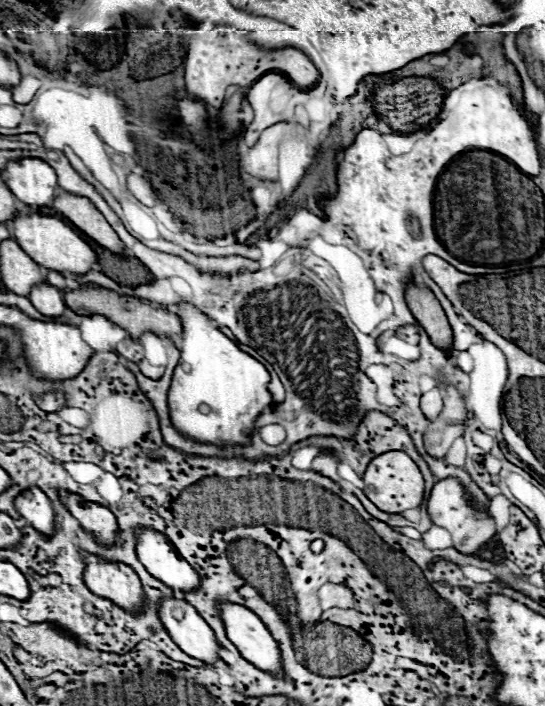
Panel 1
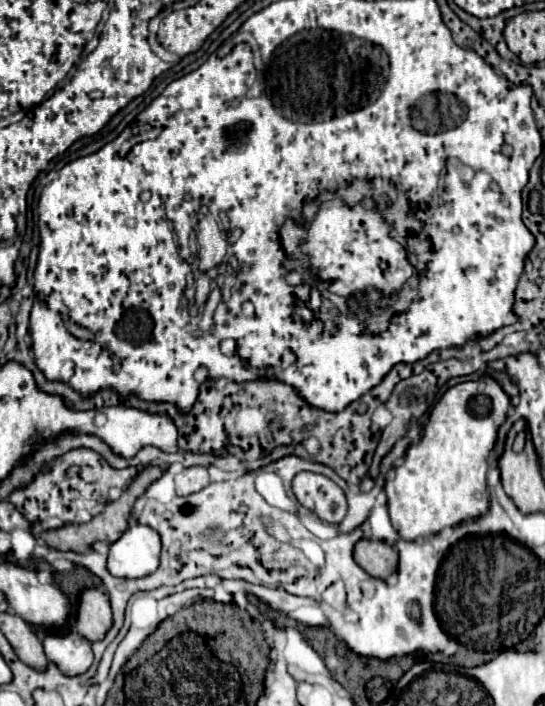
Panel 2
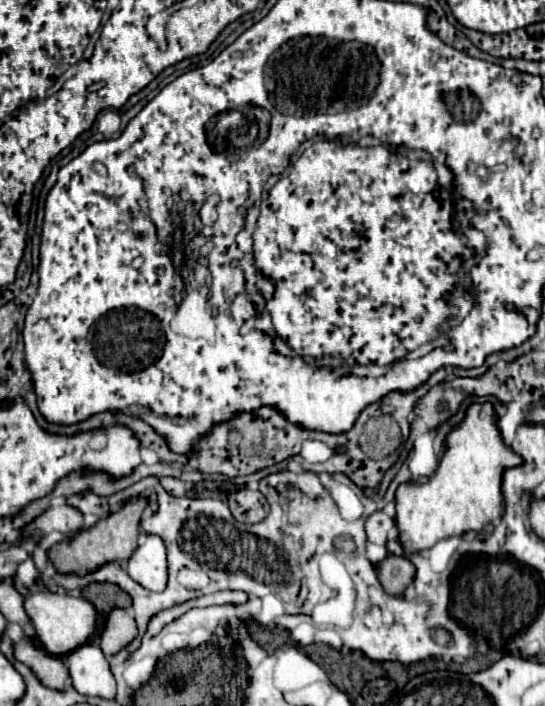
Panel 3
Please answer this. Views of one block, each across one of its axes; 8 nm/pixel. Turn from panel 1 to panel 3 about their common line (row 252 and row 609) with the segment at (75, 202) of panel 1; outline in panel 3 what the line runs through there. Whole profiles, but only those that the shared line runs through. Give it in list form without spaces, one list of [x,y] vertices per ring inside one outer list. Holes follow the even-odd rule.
[[[116,608],[108,616],[106,628],[100,636],[100,648],[106,654],[106,658],[110,658],[124,646],[128,646],[136,636],[138,636],[138,626],[132,612]]]

